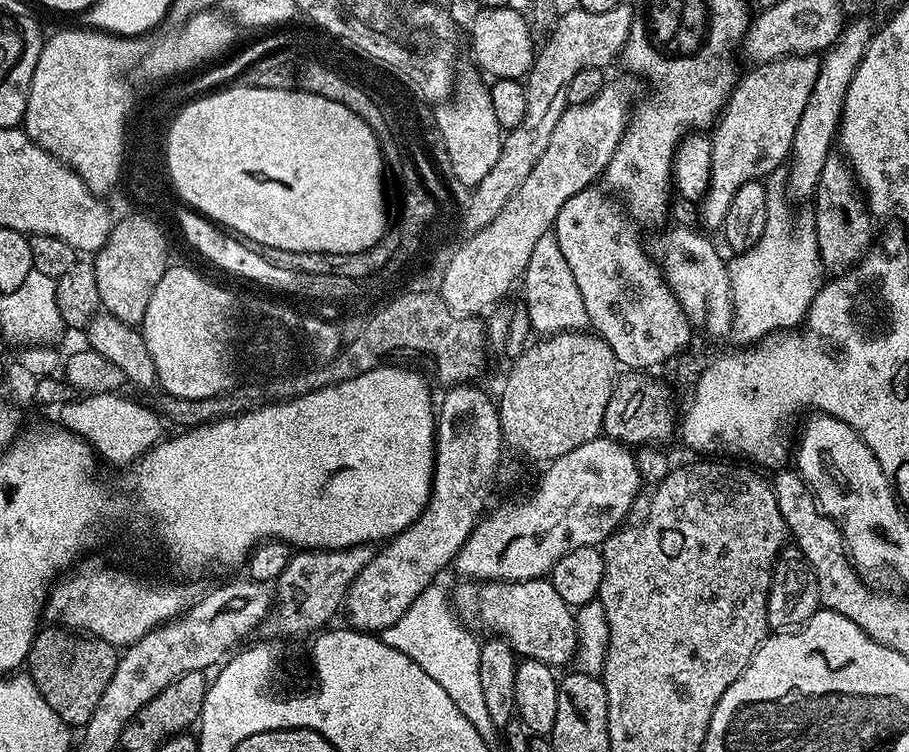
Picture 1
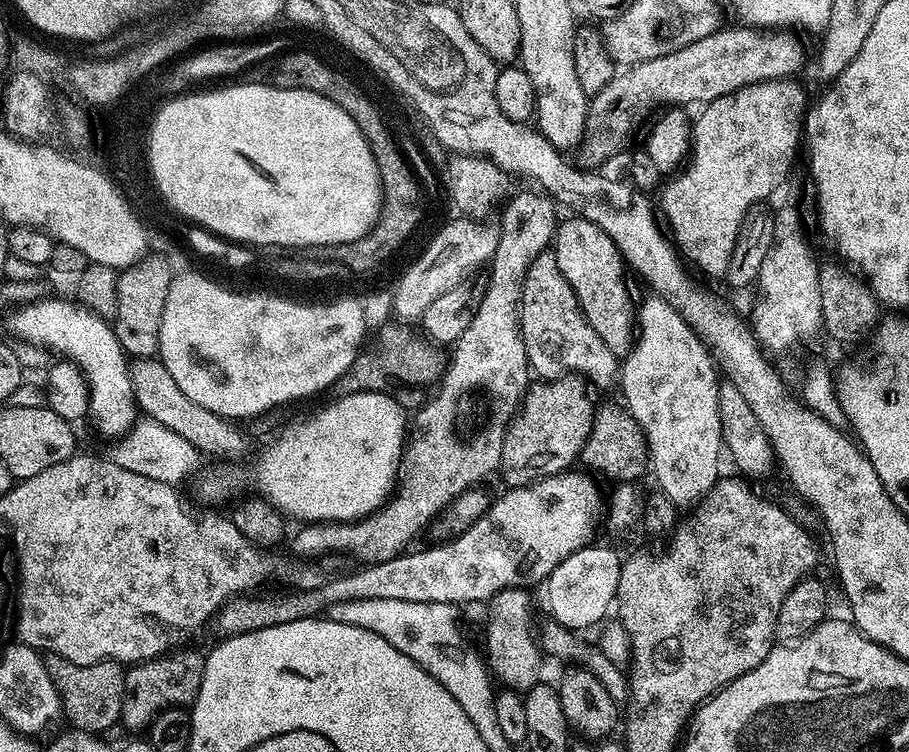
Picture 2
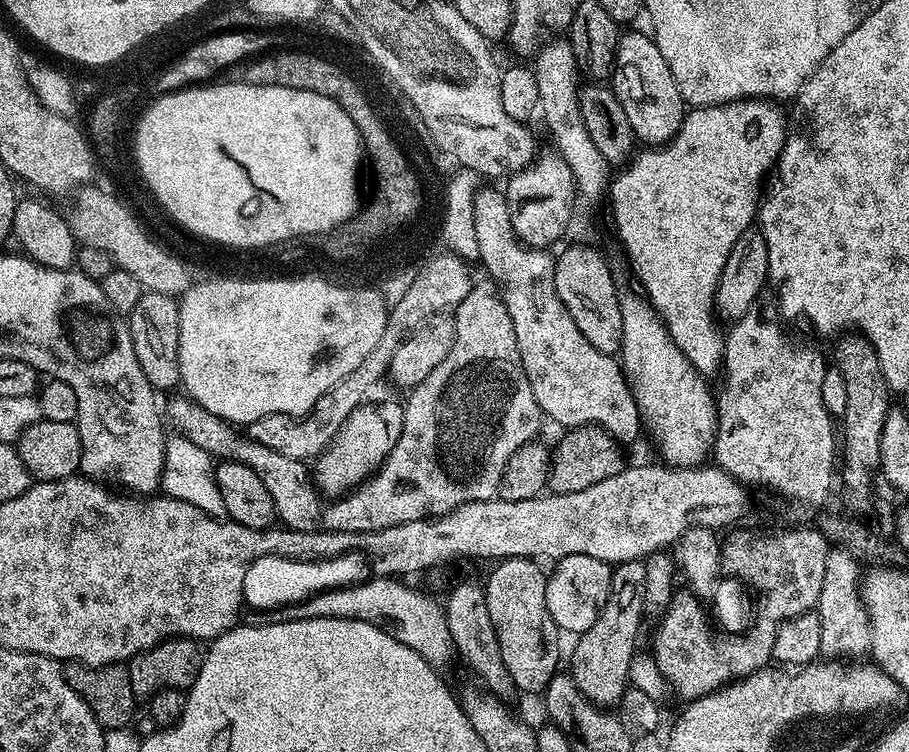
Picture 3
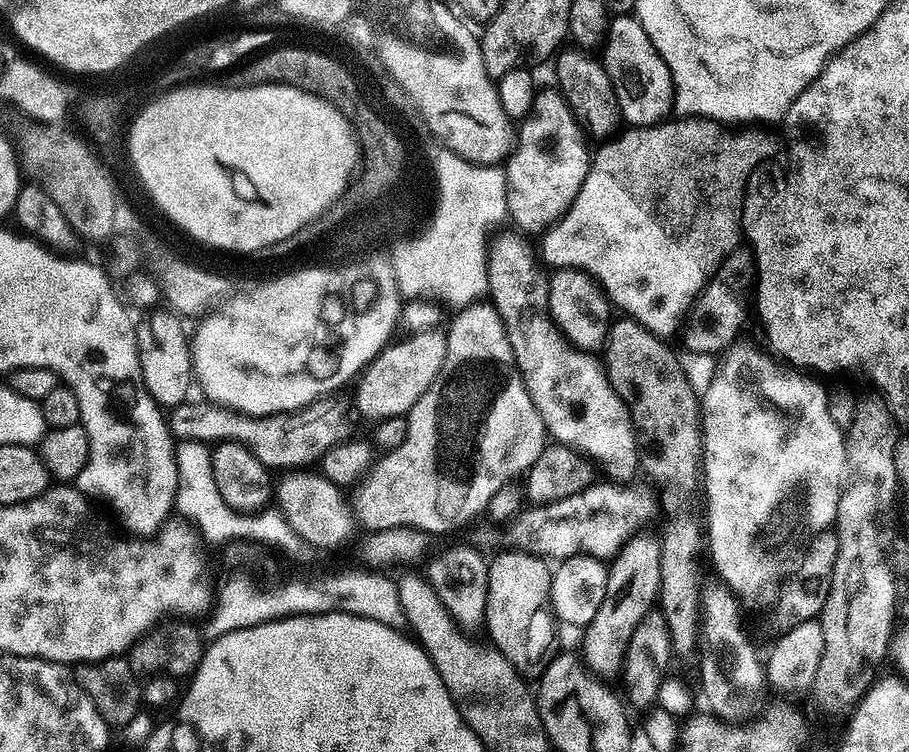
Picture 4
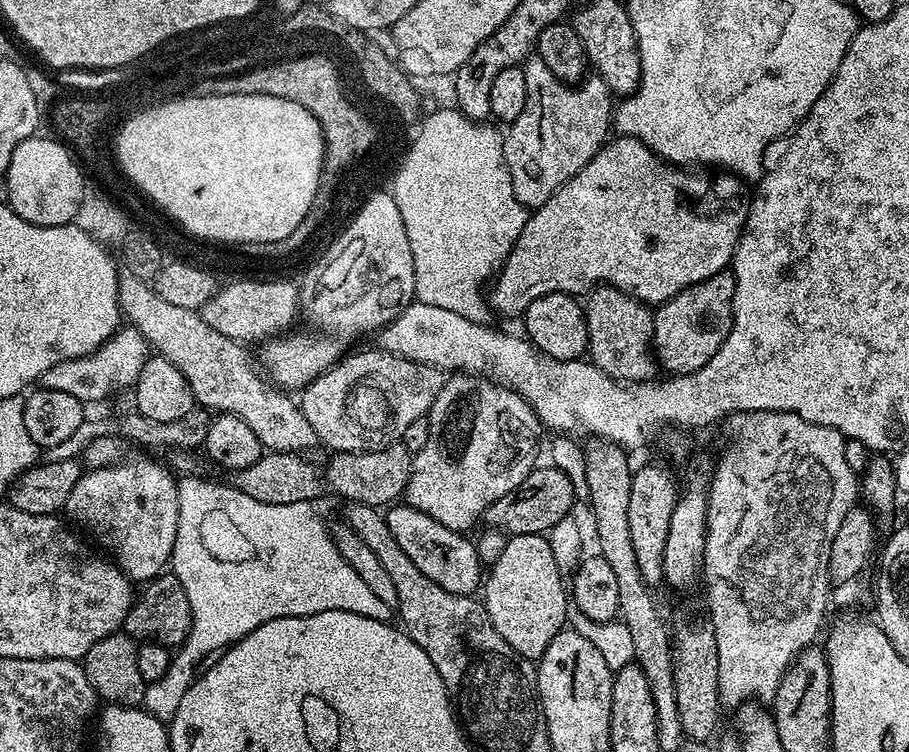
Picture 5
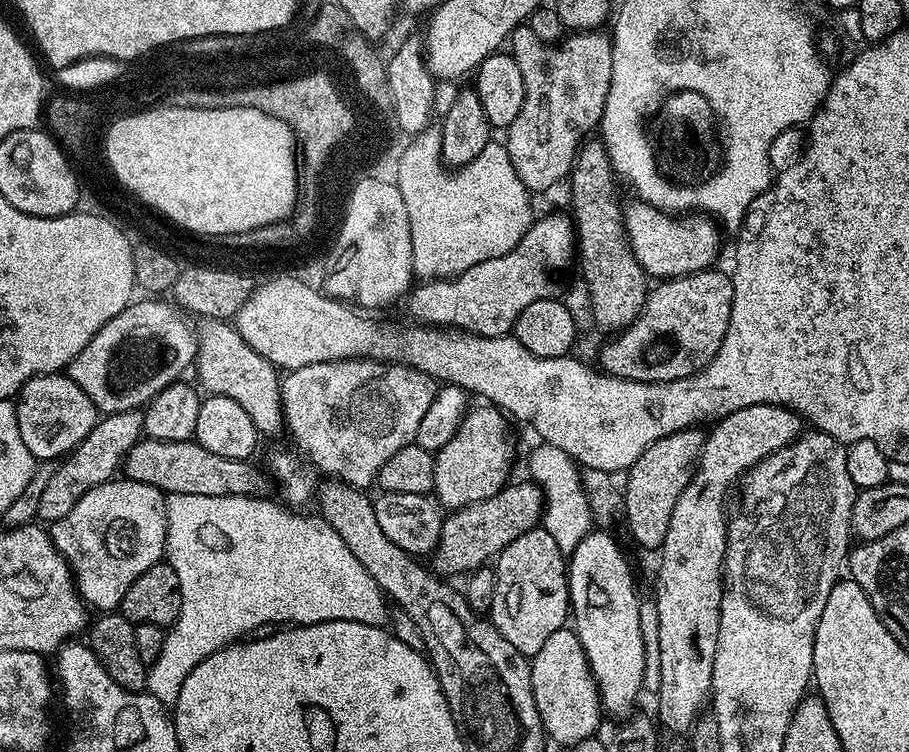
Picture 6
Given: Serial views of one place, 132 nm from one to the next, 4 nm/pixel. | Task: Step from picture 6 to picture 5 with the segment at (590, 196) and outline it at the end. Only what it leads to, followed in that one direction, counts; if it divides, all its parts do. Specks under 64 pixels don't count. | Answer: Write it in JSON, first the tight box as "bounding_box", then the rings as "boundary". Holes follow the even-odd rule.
{"bounding_box":[583,286,658,382],"boundary":[[[597,286],[587,293],[583,309],[588,331],[586,352],[598,370],[625,382],[651,380],[657,375],[658,361],[652,347],[654,312],[649,305],[620,288]]]}

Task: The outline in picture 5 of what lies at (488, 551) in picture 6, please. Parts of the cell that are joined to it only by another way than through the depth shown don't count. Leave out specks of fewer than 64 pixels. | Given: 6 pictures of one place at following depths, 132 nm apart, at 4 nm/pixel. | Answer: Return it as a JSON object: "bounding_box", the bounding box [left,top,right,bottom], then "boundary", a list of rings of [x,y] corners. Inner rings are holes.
{"bounding_box":[482,466,577,537],"boundary":[[[537,466],[510,494],[502,494],[484,512],[482,520],[487,527],[499,528],[509,537],[522,534],[548,534],[556,523],[566,519],[572,512],[572,504],[577,503],[574,486],[562,470],[553,466]]]}

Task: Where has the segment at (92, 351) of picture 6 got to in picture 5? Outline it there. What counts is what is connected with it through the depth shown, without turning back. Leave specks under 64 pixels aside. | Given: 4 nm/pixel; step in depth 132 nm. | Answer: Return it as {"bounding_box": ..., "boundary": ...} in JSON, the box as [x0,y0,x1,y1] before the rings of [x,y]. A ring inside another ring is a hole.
{"bounding_box":[38,326,150,406],"boundary":[[[131,326],[121,327],[112,337],[109,338],[101,348],[91,352],[82,358],[70,358],[66,362],[57,362],[42,374],[38,381],[39,387],[46,390],[62,390],[62,394],[71,394],[73,398],[78,398],[81,404],[91,406],[95,400],[104,400],[115,388],[131,389],[136,380],[142,374],[142,366],[148,361],[150,355],[150,345],[148,340],[136,328]]]}

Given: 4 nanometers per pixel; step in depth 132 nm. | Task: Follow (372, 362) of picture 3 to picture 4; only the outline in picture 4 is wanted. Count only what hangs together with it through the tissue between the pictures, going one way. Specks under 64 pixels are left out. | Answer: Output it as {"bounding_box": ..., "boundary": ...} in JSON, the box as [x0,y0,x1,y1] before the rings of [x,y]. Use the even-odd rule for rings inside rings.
{"bounding_box":[166,398,349,470],"boundary":[[[321,398],[296,412],[279,412],[269,416],[251,416],[226,405],[203,402],[177,404],[166,416],[168,431],[177,441],[197,440],[211,445],[222,440],[237,440],[244,444],[270,470],[296,470],[299,464],[322,458],[334,445],[349,435],[344,412],[336,398]]]}

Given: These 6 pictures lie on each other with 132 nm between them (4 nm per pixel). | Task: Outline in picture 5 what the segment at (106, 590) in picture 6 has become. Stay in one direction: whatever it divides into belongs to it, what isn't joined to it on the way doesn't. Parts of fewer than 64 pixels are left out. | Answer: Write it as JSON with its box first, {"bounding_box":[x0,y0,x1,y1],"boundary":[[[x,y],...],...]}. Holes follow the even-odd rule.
{"bounding_box":[63,456,178,582],"boundary":[[[140,456],[137,460],[125,458],[108,468],[85,471],[78,478],[63,509],[67,515],[72,515],[78,523],[85,524],[96,535],[97,542],[108,548],[107,555],[116,567],[122,569],[125,576],[133,582],[157,579],[169,567],[172,558],[174,538],[178,534],[178,480],[165,468],[156,460]]]}

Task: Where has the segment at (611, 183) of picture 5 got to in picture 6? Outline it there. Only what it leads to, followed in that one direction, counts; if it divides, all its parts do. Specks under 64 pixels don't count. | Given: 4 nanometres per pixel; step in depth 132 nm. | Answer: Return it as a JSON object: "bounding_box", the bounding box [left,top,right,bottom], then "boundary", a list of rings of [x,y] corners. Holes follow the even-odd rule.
{"bounding_box":[407,198,720,336],"boundary":[[[636,198],[633,201],[633,204],[625,203],[622,208],[624,231],[634,258],[649,277],[689,276],[717,263],[715,260],[716,251],[720,248],[720,232],[716,229],[717,221],[711,215],[684,214],[673,218],[669,213],[642,199]],[[571,215],[533,219],[521,241],[501,257],[478,262],[452,279],[425,279],[407,293],[408,312],[424,326],[473,332],[476,336],[506,336],[515,329],[518,314],[530,302],[555,297],[556,279],[578,252]]]}

